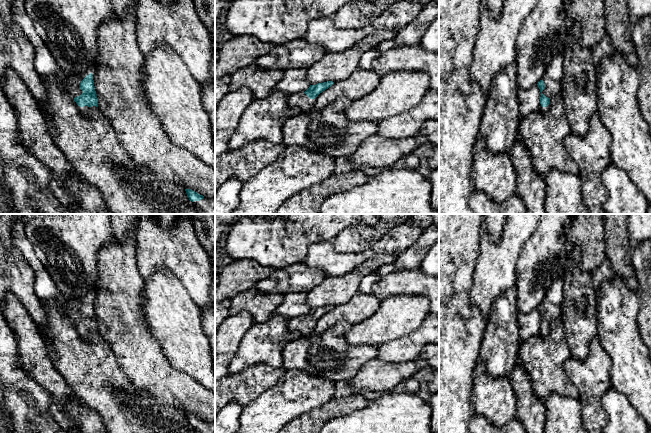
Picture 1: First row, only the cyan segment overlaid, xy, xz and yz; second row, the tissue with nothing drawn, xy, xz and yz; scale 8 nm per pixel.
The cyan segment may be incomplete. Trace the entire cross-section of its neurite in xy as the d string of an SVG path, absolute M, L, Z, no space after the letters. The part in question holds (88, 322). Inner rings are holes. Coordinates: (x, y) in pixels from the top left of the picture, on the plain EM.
M65 297L69 309L69 318L78 330L98 331L98 322L95 315L93 298L75 299Z

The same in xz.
M327 305L316 309L310 309L305 316L290 319L288 328L292 331L297 330L301 332L303 336L307 336L312 332L310 324L315 323L320 317L331 311L333 308L333 305Z

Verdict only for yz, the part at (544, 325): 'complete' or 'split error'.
split error

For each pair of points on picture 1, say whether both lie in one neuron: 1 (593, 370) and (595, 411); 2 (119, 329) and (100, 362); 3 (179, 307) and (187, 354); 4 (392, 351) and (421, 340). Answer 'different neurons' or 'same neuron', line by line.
1: same neuron
2: different neurons
3: same neuron
4: same neuron

